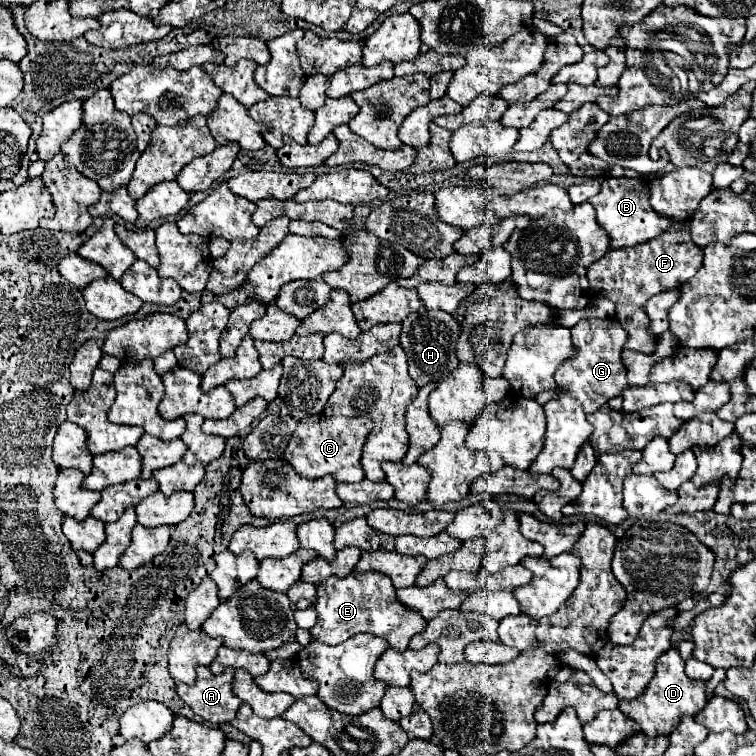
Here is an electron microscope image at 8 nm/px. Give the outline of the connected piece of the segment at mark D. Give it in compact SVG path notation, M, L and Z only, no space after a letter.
M670 648L664 656L660 656L658 666L656 666L656 676L652 678L650 686L644 690L644 694L640 694L638 698L626 702L620 702L620 712L624 712L624 716L636 720L642 728L642 734L648 738L654 736L664 736L668 734L668 730L672 730L678 722L680 716L696 716L704 706L706 706L706 686L702 682L694 682L686 676L684 672L684 660L680 658L676 648Z

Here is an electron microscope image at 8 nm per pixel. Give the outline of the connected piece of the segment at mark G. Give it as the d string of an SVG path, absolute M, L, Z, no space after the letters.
M580 320L574 328L570 328L574 356L564 362L554 378L566 392L560 394L556 400L544 404L546 412L546 434L544 434L544 448L538 454L536 462L528 468L530 474L550 474L556 466L572 468L578 450L592 434L592 424L584 418L600 410L608 400L622 394L626 388L626 366L622 362L622 348L626 342L626 330L620 322L608 320Z

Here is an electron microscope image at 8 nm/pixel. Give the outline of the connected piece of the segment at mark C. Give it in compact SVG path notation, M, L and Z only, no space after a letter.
M322 414L310 416L308 420L298 422L298 428L284 452L284 458L296 472L300 472L300 476L306 476L310 480L318 480L330 474L336 482L360 482L364 480L364 472L360 466L360 452L372 428L374 420L368 414L360 414L354 418L346 416L326 418Z

